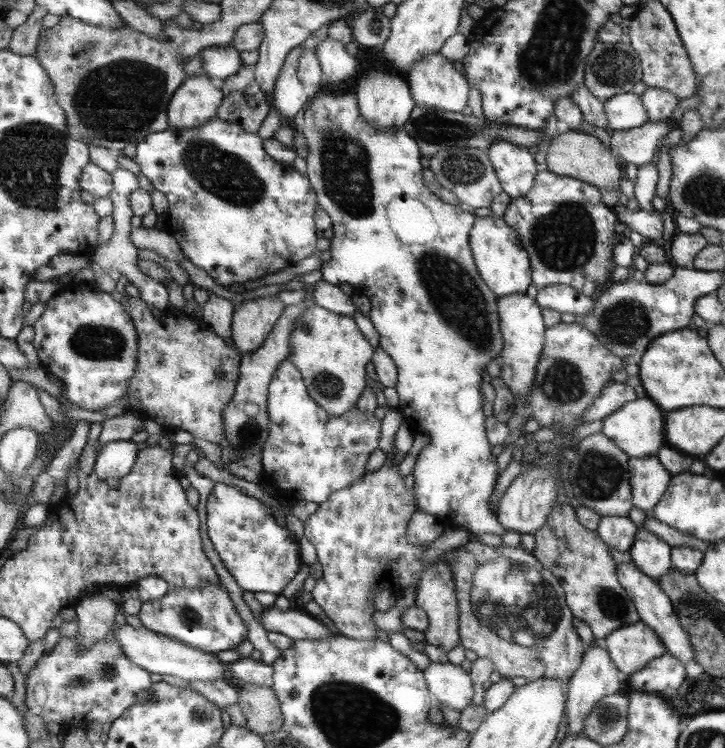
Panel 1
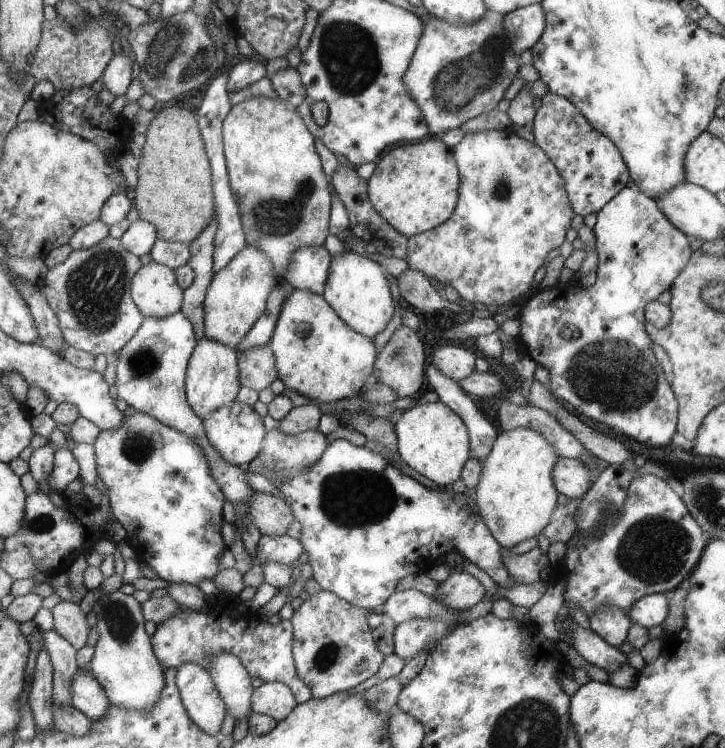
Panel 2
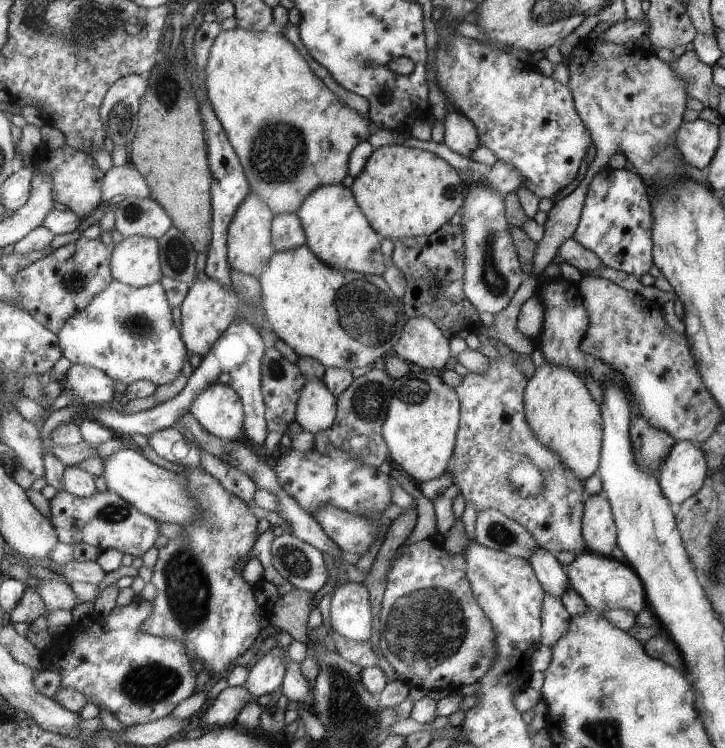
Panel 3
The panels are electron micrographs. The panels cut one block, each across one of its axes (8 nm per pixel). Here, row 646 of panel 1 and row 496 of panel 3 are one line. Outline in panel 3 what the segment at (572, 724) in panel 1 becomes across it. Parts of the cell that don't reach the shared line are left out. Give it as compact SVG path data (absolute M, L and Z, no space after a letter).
M602 493L589 495L582 512L581 533L585 548L595 554L610 556L617 546L617 527L610 502Z

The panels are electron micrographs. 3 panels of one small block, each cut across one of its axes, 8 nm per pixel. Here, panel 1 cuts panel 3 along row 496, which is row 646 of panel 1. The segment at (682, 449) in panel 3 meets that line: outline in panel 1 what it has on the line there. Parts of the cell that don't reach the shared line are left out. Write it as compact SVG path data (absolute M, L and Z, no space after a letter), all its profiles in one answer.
M632 561L617 563L617 579L633 600L640 621L646 623L648 627L655 631L655 634L658 634L658 637L662 639L662 643L666 646L666 652L676 656L679 662L683 662L683 664L689 660L694 661L694 653L690 649L689 634L686 633L681 623L678 622L678 617L674 614L674 605L670 602L670 597L661 590L657 582L644 575Z

